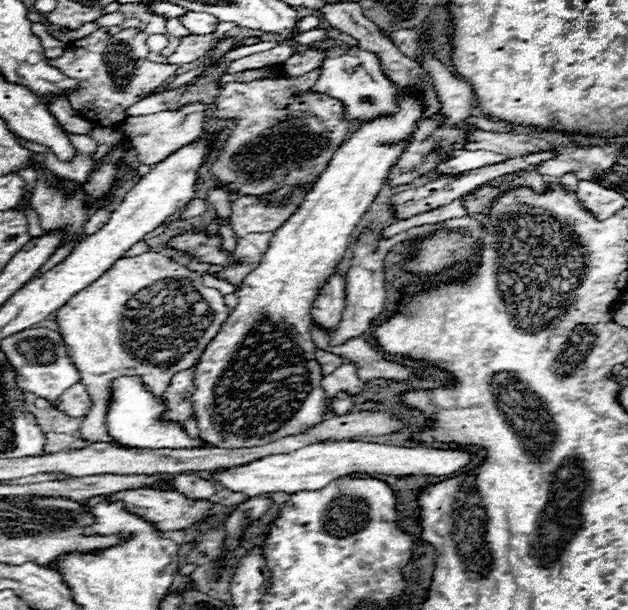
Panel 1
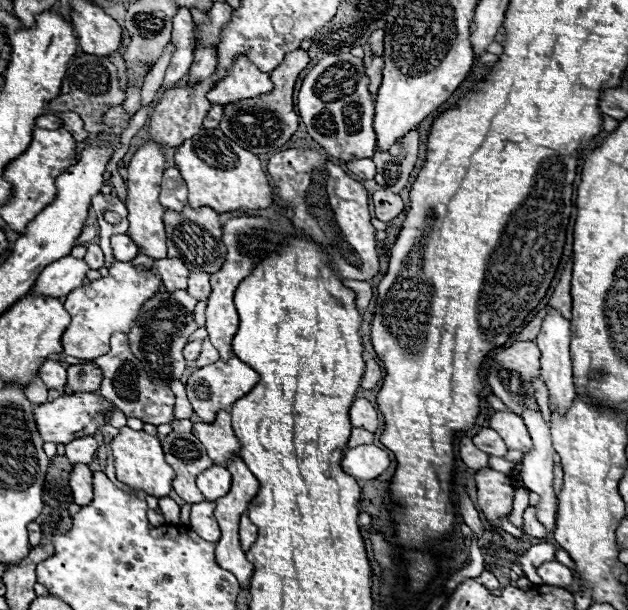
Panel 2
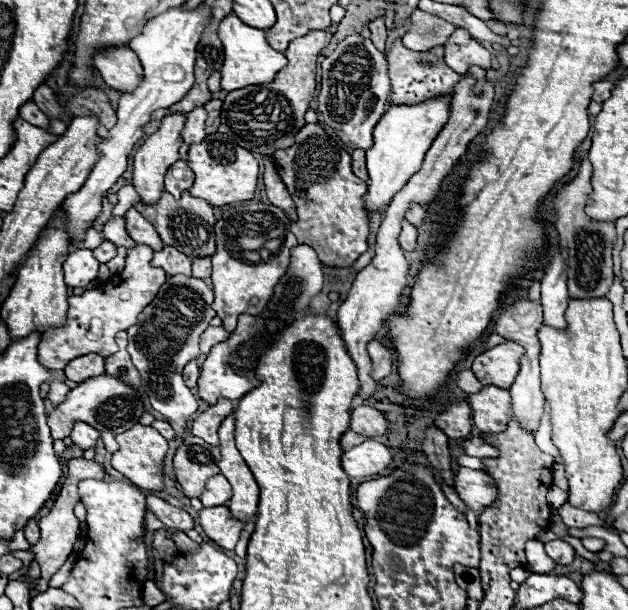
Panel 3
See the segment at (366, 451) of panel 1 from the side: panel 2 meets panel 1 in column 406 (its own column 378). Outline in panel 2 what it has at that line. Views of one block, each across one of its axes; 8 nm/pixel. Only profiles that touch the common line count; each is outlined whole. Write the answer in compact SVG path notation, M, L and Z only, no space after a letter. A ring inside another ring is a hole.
M362 444L346 450L342 458L342 468L346 474L360 480L374 480L390 466L390 458L386 450L374 444Z

